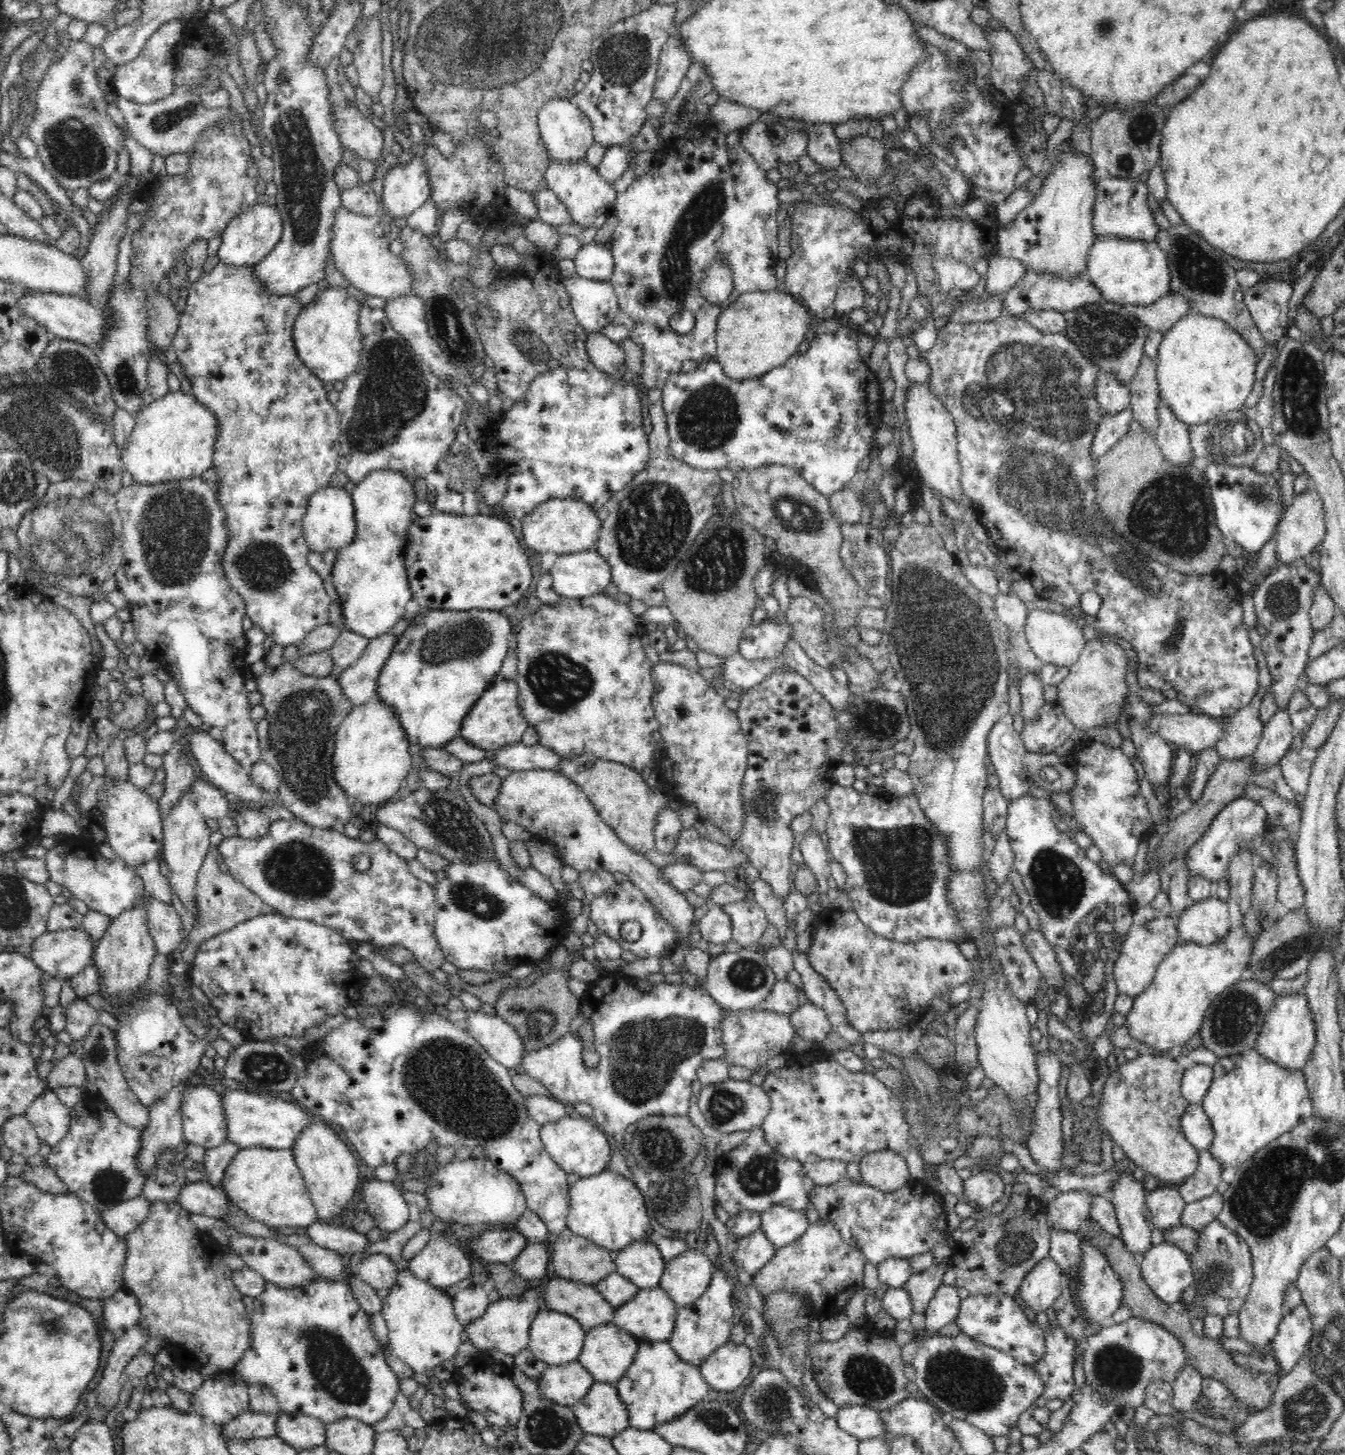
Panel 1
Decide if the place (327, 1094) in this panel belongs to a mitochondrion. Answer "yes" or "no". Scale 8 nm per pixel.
no

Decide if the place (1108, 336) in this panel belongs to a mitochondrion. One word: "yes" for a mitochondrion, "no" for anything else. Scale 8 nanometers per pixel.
yes

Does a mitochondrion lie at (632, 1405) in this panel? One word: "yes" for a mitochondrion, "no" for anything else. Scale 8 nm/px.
no

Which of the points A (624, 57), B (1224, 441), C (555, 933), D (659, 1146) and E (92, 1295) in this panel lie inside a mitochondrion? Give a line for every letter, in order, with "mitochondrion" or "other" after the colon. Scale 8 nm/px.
A: mitochondrion
B: mitochondrion
C: other
D: mitochondrion
E: other

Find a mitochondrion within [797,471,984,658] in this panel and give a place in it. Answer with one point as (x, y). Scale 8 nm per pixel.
(862, 565)

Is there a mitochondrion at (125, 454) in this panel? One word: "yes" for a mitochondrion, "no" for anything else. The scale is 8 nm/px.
no

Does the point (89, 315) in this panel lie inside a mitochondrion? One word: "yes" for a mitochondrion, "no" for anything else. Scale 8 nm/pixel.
no

